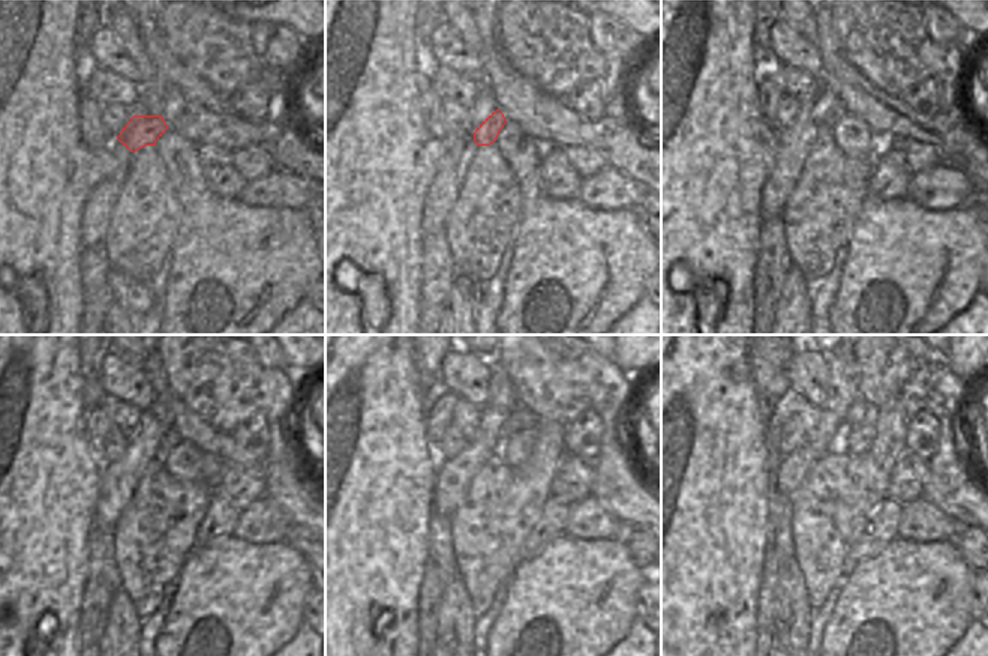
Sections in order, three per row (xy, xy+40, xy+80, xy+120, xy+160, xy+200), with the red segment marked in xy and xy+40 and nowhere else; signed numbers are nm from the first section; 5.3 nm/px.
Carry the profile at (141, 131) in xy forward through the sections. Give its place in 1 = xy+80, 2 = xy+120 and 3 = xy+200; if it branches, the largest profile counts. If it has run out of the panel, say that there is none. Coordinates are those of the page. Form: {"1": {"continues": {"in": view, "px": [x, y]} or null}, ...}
{"1": {"continues": {"in": "xy+80", "px": [837, 110]}}, "2": {"continues": {"in": "xy+120", "px": [171, 437]}}, "3": {"continues": {"in": "xy+200", "px": [861, 410]}}}

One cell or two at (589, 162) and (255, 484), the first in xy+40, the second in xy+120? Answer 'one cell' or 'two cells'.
one cell

